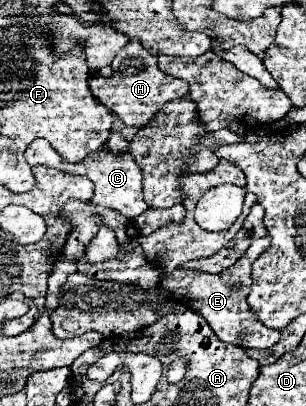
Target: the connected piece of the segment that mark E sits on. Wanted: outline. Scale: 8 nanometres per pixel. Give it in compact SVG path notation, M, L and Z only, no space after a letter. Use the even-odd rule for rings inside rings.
M264 236L256 242L252 242L252 246L244 252L244 256L236 264L232 264L228 270L222 270L218 274L176 270L174 274L164 278L162 286L176 302L188 306L190 310L196 310L210 324L210 328L214 330L214 334L222 342L236 344L236 346L242 346L242 348L258 348L258 350L272 348L280 340L280 332L258 322L258 318L252 316L252 312L248 310L248 302L246 302L246 298L250 294L250 286L252 286L252 276L250 276L252 262L268 246L270 246L270 238Z

